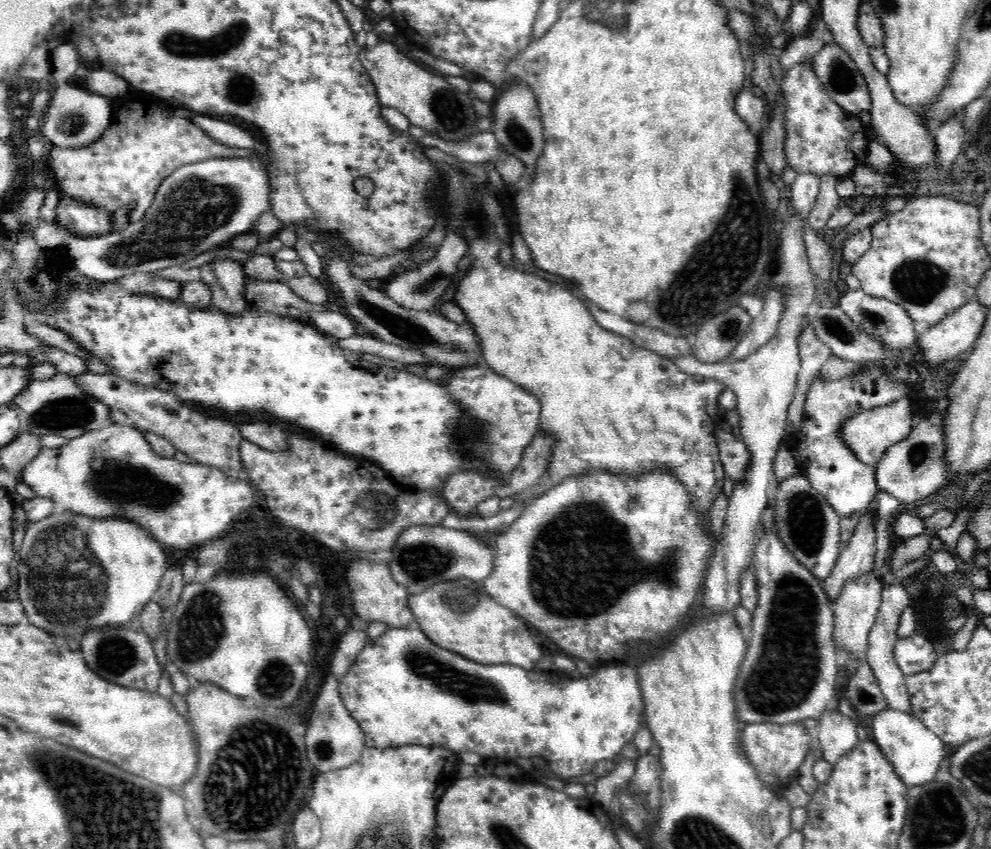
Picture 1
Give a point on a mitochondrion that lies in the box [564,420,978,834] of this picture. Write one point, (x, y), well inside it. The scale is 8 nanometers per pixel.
(784, 675)

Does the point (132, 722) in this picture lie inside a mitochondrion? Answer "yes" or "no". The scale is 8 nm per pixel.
no

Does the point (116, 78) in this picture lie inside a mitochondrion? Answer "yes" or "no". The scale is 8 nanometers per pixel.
no

